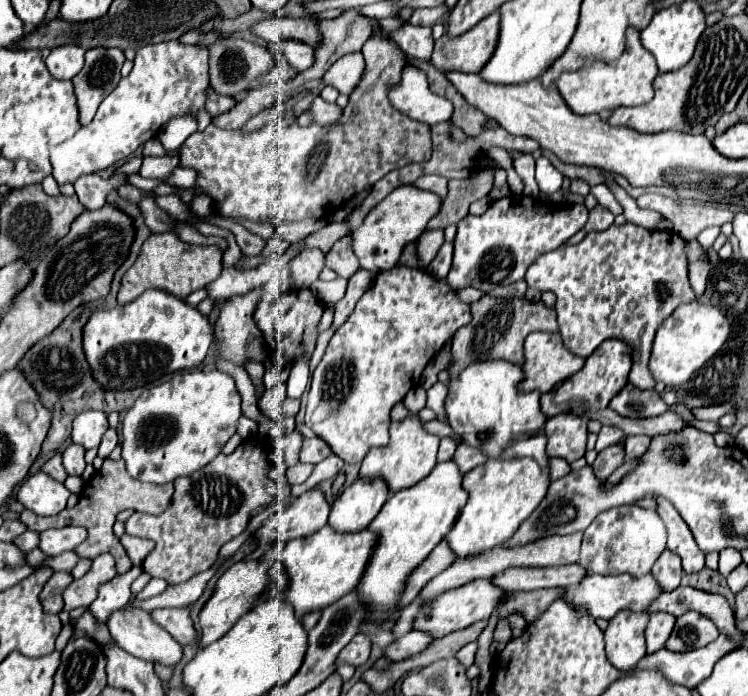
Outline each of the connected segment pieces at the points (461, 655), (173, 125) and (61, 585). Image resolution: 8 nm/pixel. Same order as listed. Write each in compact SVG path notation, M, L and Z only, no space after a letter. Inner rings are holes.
M470 642L470 644L466 644L466 646L456 654L456 658L460 660L460 664L464 664L466 668L470 668L470 666L474 664L476 652L478 652L478 644L476 644L476 642Z
M186 114L186 116L176 116L170 118L158 132L158 140L162 142L162 146L166 148L166 152L170 150L178 150L184 140L196 132L196 118Z
M54 572L50 576L50 580L44 584L44 588L40 592L40 604L46 614L58 614L62 610L62 606L64 606L62 592L72 580L74 578L70 572Z

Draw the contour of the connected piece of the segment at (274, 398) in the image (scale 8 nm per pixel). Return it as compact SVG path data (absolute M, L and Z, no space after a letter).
M278 384L278 386L274 386L272 390L266 390L266 392L262 394L262 398L258 400L258 410L260 410L264 416L276 420L276 418L278 418L278 408L280 408L280 404L284 402L286 395L287 388L284 384Z

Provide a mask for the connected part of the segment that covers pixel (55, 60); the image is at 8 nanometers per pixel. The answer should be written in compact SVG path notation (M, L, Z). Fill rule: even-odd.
M58 46L50 50L50 56L44 60L48 66L48 72L58 80L70 80L74 78L82 66L84 66L84 54L86 50L80 46Z

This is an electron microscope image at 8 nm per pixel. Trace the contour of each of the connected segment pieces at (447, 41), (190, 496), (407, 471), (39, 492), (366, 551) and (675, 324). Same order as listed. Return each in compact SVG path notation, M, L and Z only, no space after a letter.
M496 10L462 36L444 34L440 40L436 40L432 64L440 72L456 70L478 74L478 70L484 68L484 64L496 50L498 36L500 36L500 12Z
M252 436L242 442L234 454L220 454L200 472L178 478L174 482L172 502L162 514L152 516L134 512L126 522L126 532L156 542L156 548L142 564L144 572L162 578L168 584L180 584L208 570L216 562L218 550L246 530L250 512L268 506L274 500L268 492L272 480L266 476L272 460L276 460L272 440Z
M410 414L406 420L390 424L390 442L384 448L370 448L366 458L362 460L360 476L378 476L384 478L390 486L390 494L410 488L426 478L432 468L436 466L436 452L438 452L440 438L426 432L418 414Z
M36 472L22 482L16 500L38 516L56 516L64 510L68 496L70 492L64 488L64 484L52 480L44 472Z
M328 524L314 532L312 536L290 540L286 550L270 550L264 558L280 558L290 576L290 586L284 592L288 602L294 606L296 616L302 618L306 612L322 610L324 606L340 600L356 584L364 574L364 564L368 564L368 556L372 556L372 548L376 548L376 532L360 530L360 532L336 532Z
M696 300L682 304L658 328L650 356L650 370L654 378L658 382L672 386L688 382L700 368L704 367L704 364L719 353L722 344L730 338L730 334L732 334L732 324L728 322L726 314L720 308L710 304L704 306L698 304Z

